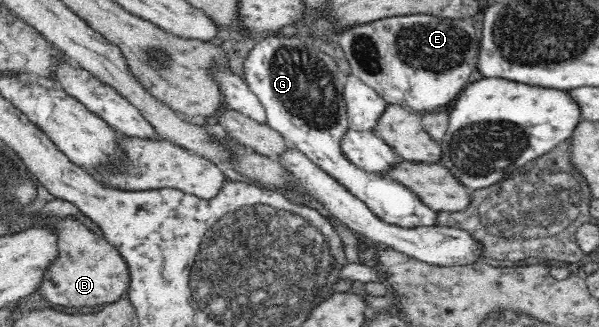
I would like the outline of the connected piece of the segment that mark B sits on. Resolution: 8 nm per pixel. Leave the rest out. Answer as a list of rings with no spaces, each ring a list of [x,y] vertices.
[[[72,216],[65,219],[51,218],[44,224],[54,227],[58,233],[58,258],[48,267],[38,289],[49,303],[65,307],[95,307],[113,303],[126,296],[130,271],[115,246]]]

